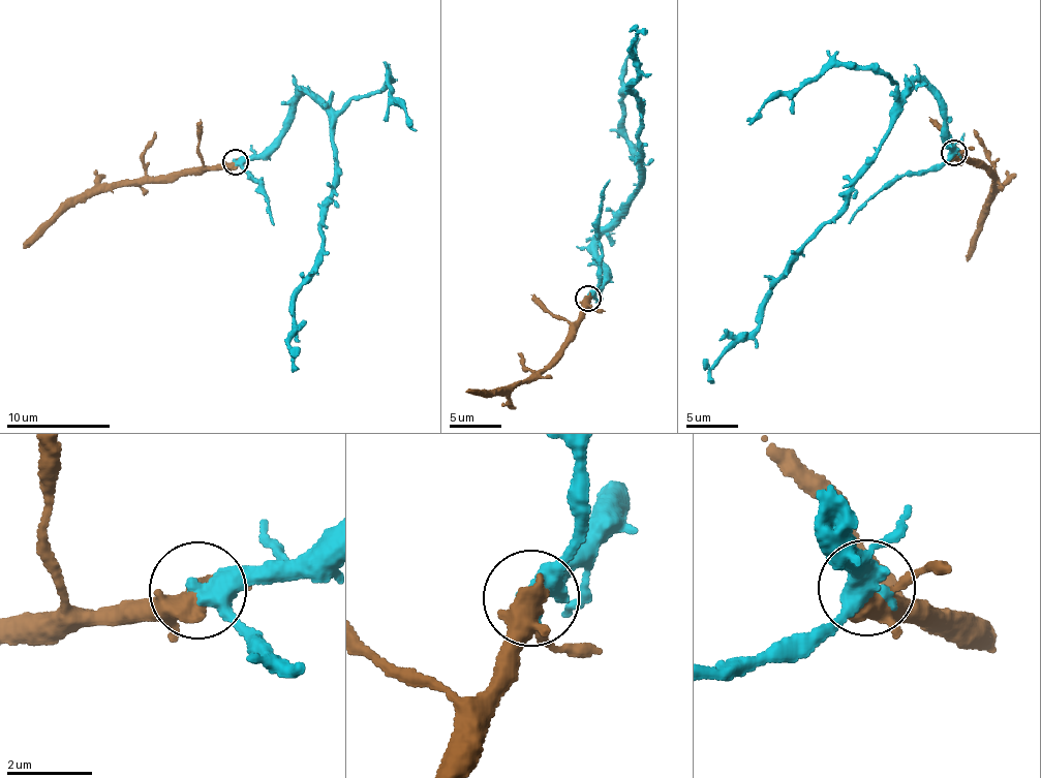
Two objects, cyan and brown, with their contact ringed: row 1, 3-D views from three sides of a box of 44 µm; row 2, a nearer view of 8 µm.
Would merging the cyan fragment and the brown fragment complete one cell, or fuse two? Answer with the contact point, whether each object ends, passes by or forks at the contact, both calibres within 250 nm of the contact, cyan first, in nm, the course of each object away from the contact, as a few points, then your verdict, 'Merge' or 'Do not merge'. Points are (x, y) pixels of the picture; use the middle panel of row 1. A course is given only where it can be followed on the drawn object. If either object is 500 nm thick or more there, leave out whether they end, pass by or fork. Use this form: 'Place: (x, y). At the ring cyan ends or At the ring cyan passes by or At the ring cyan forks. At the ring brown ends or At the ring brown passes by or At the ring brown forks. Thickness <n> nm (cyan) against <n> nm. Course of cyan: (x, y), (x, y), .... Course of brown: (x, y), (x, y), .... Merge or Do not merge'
Place: (587, 298). At the ring cyan passes by. At the ring brown forks. Thickness 440 nm (cyan) against 360 nm. Course of cyan: (586, 298), (606, 269), (598, 245), (643, 183), (642, 109), (630, 85), (638, 81), (631, 49), (644, 27). Course of brown: (586, 298), (574, 330), (532, 374), (488, 391), (467, 391). Merge

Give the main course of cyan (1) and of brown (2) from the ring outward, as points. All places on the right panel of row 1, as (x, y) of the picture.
1: (953, 152), (941, 102), (920, 81), (843, 212), (804, 243), (759, 325), (707, 381)
2: (953, 152), (975, 158), (992, 179), (966, 260)

